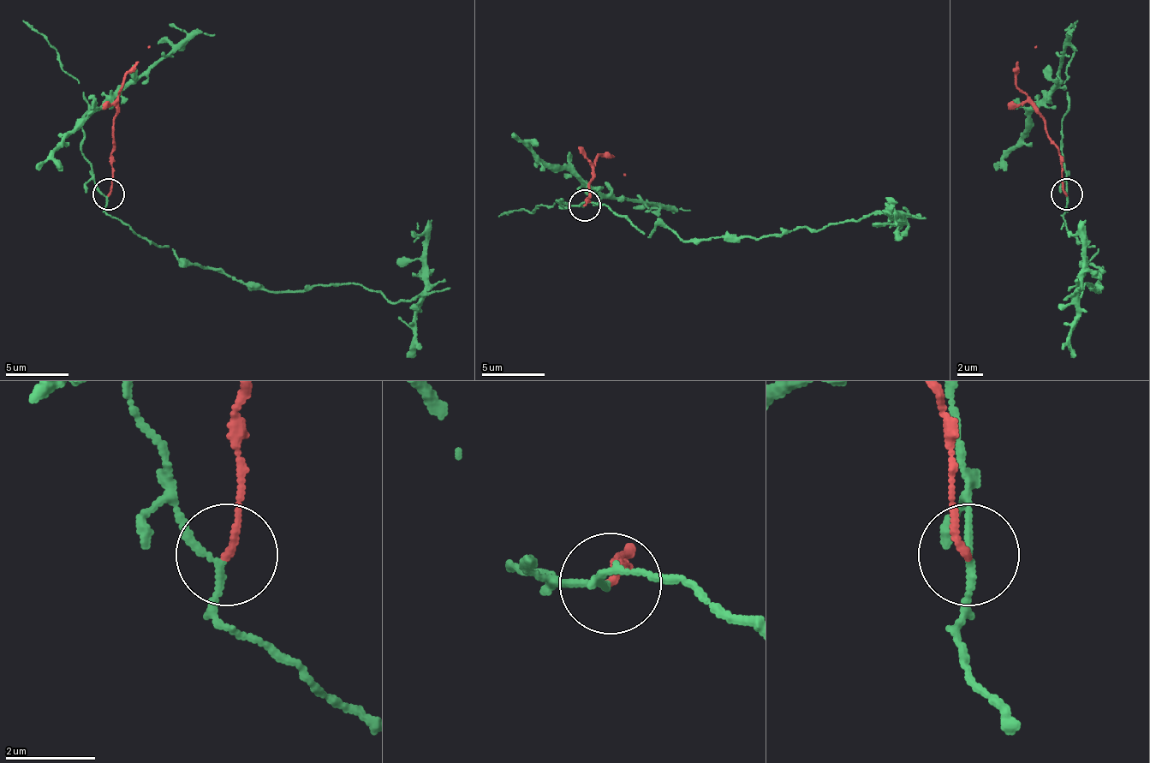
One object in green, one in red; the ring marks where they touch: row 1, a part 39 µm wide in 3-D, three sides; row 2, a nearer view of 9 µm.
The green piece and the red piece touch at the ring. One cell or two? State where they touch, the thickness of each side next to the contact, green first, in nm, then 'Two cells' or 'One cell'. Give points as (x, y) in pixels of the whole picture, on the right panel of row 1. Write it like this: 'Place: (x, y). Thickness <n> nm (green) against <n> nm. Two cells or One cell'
Place: (1066, 194). Thickness 130 nm (green) against 150 nm. Two cells

